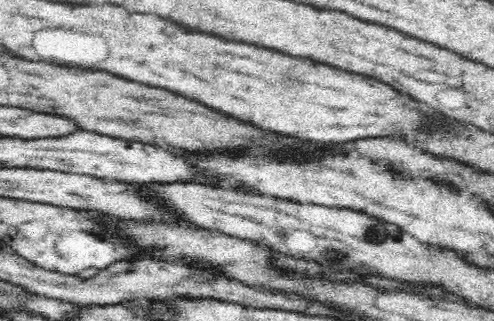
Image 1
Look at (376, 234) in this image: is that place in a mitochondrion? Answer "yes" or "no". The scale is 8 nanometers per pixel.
yes

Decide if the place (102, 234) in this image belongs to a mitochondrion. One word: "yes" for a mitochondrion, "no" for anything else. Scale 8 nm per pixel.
no

